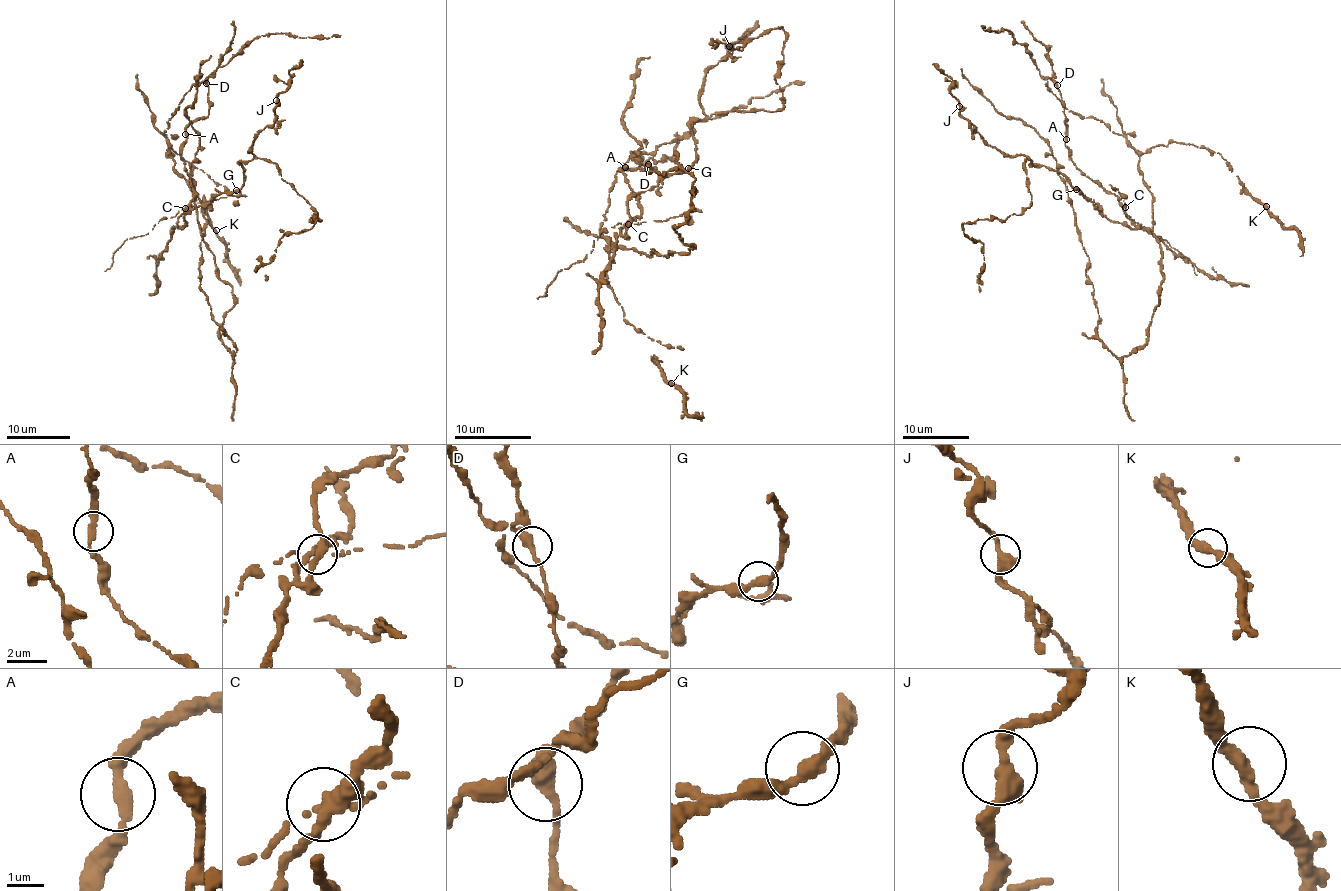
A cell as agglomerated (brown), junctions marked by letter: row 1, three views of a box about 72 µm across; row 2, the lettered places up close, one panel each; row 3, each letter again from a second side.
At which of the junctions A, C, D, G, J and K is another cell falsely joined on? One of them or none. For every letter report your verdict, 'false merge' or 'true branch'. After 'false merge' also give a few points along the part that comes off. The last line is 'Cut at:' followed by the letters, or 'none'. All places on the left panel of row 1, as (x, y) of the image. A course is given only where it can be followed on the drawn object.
A: true branch
C: false merge; course (185, 208), (154, 224), (148, 234), (126, 239), (113, 254), (113, 263), (105, 271)
D: true branch
G: true branch
J: true branch
K: true branch
Cut at: C

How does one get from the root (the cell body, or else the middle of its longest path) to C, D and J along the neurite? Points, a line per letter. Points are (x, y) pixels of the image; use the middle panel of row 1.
C: (608, 197), (616, 171), (627, 159), (642, 153), (653, 156), (652, 168), (621, 166), (640, 209), (629, 224)
D: (608, 197), (616, 171), (632, 154), (651, 154), (648, 164)
J: (608, 197), (653, 156), (621, 166), (640, 209), (624, 233), (627, 202), (695, 163), (704, 76), (729, 46)

